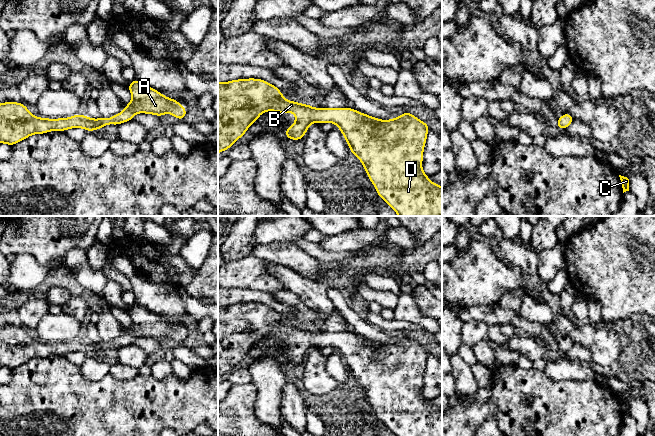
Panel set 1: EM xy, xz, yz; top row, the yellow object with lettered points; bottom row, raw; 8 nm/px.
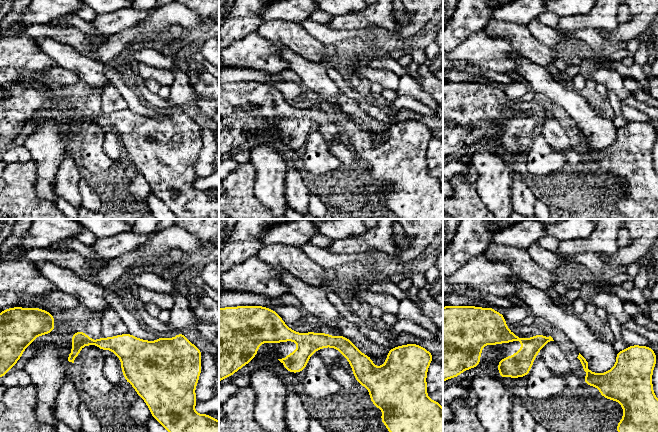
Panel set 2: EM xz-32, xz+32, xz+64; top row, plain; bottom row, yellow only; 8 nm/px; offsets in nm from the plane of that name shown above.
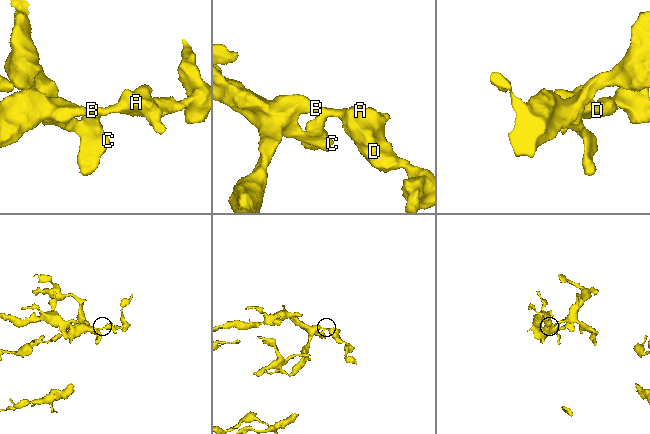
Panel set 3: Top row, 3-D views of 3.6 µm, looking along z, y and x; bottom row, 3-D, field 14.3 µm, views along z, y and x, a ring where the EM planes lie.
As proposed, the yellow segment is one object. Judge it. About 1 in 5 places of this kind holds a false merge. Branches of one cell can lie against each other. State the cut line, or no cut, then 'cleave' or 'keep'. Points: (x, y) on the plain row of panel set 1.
no cut; keep

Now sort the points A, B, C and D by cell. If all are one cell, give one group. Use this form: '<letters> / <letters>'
A B C D

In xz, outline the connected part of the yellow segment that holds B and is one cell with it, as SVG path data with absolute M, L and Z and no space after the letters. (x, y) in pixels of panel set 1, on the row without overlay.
M248 302L218 306L218 378L229 374L247 353L267 335L295 337L296 346L283 356L297 365L304 362L312 347L334 347L342 356L351 378L362 387L375 414L395 436L442 436L442 411L430 406L422 394L423 375L429 348L408 334L397 342L381 344L349 331L314 332L309 328L288 325L279 312L263 303Z

